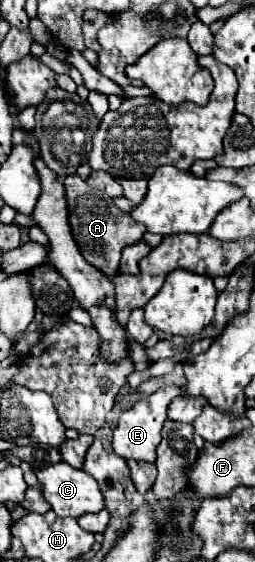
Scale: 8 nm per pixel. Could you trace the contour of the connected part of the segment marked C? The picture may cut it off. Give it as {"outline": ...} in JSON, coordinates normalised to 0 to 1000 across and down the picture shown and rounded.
{"outline":[[[235,820],[220,827],[188,827],[141,838],[141,845],[165,859],[165,877],[180,891],[204,899],[204,909],[220,909],[227,920],[322,920],[337,913],[392,913],[400,906],[416,906],[408,881],[392,877],[384,859],[322,835],[290,835],[251,820]]]}

